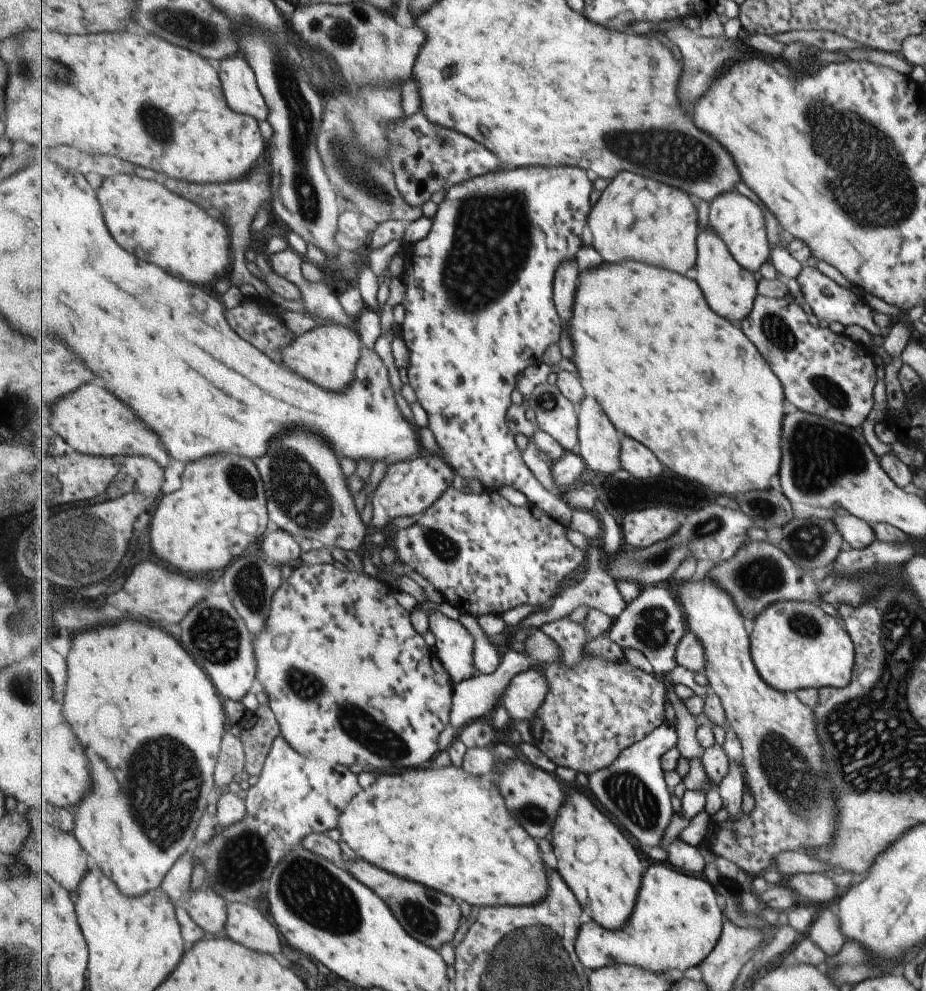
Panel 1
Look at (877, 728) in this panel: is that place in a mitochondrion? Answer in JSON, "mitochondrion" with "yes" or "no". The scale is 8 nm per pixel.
{"mitochondrion":"yes"}

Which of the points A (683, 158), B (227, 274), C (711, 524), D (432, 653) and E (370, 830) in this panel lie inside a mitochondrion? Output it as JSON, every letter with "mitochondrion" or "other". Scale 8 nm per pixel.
{"A":"mitochondrion","B":"other","C":"mitochondrion","D":"other","E":"other"}

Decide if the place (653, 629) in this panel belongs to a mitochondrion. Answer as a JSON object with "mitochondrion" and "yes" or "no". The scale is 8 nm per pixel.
{"mitochondrion":"yes"}

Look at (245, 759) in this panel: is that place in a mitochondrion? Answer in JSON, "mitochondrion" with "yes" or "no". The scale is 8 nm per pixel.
{"mitochondrion":"no"}

